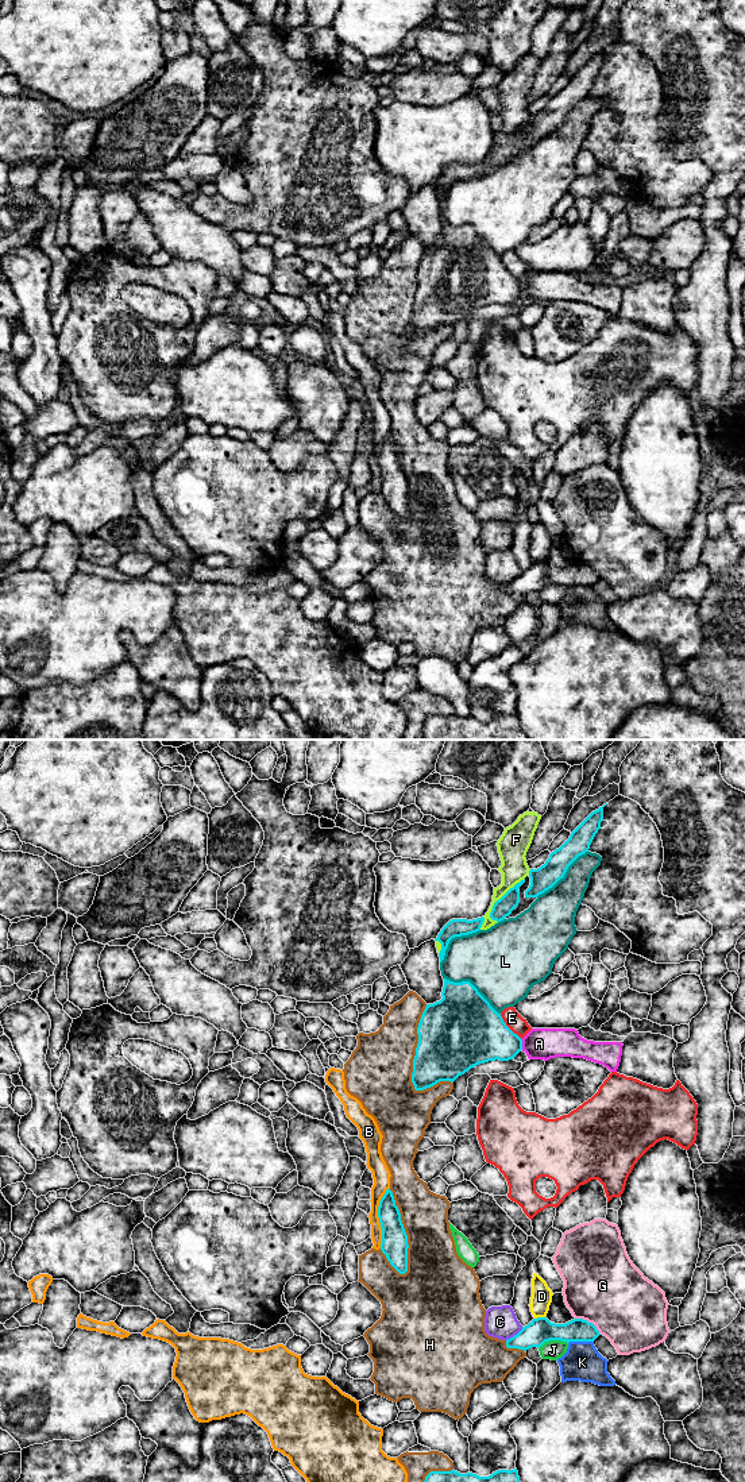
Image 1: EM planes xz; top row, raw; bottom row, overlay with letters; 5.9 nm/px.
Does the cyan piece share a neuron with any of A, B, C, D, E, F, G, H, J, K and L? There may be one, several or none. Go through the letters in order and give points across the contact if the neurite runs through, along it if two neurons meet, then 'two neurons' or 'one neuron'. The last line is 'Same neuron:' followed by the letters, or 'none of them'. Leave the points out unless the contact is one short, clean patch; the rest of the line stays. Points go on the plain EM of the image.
A: two neurons
B: two neurons
C: two neurons
D: two neurons
E: two neurons
F: two neurons
G: border xz (575, 562), (590, 566), (601, 578); two neurons
H: two neurons
J: border xz (567, 586), (547, 585), (539, 593); two neurons
K: border xz (593, 585), (571, 585), (568, 587); two neurons
L: two neurons
Same neuron: none of them

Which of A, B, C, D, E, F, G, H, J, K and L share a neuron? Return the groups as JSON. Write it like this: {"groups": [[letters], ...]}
{"groups": [["A"], ["B"], ["C"], ["D"], ["E"], ["F"], ["G"], ["H"], ["J"], ["K"], ["L"]]}

